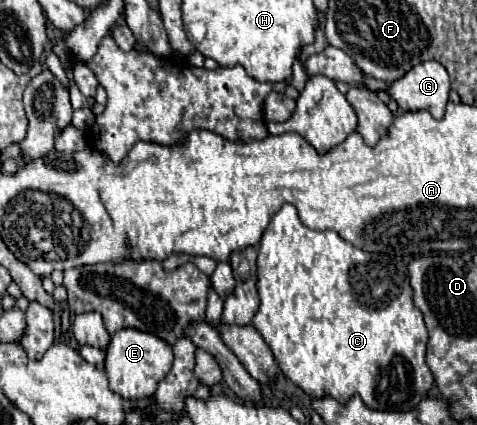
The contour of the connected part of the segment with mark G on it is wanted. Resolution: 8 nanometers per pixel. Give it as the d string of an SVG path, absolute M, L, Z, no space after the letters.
M429 60L415 66L401 80L391 82L389 96L397 100L399 108L405 112L427 110L433 118L441 120L449 100L449 90L451 84L447 70L439 62Z

